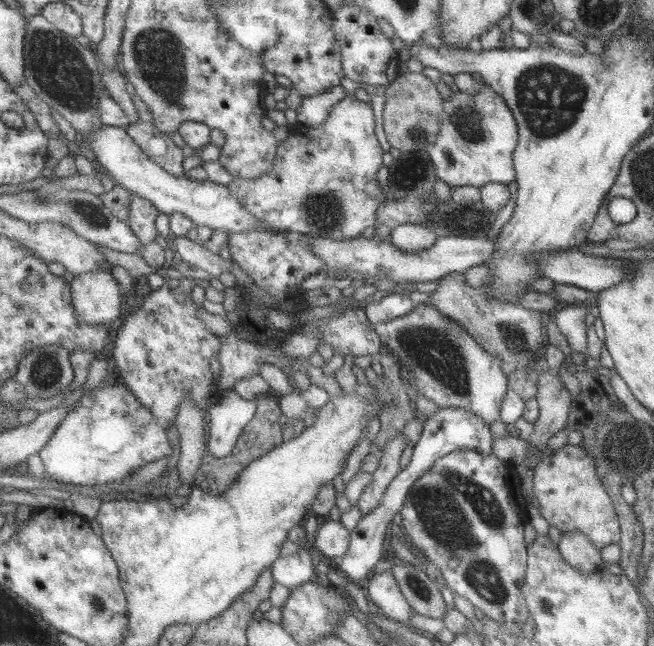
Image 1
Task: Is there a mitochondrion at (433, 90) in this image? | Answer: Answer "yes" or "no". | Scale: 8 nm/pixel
no

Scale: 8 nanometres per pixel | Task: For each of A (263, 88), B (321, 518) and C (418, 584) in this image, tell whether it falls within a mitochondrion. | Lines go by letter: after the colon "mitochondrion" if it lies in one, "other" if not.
A: other
B: other
C: mitochondrion

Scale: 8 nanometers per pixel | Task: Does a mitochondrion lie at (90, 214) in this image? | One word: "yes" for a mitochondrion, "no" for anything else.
yes

